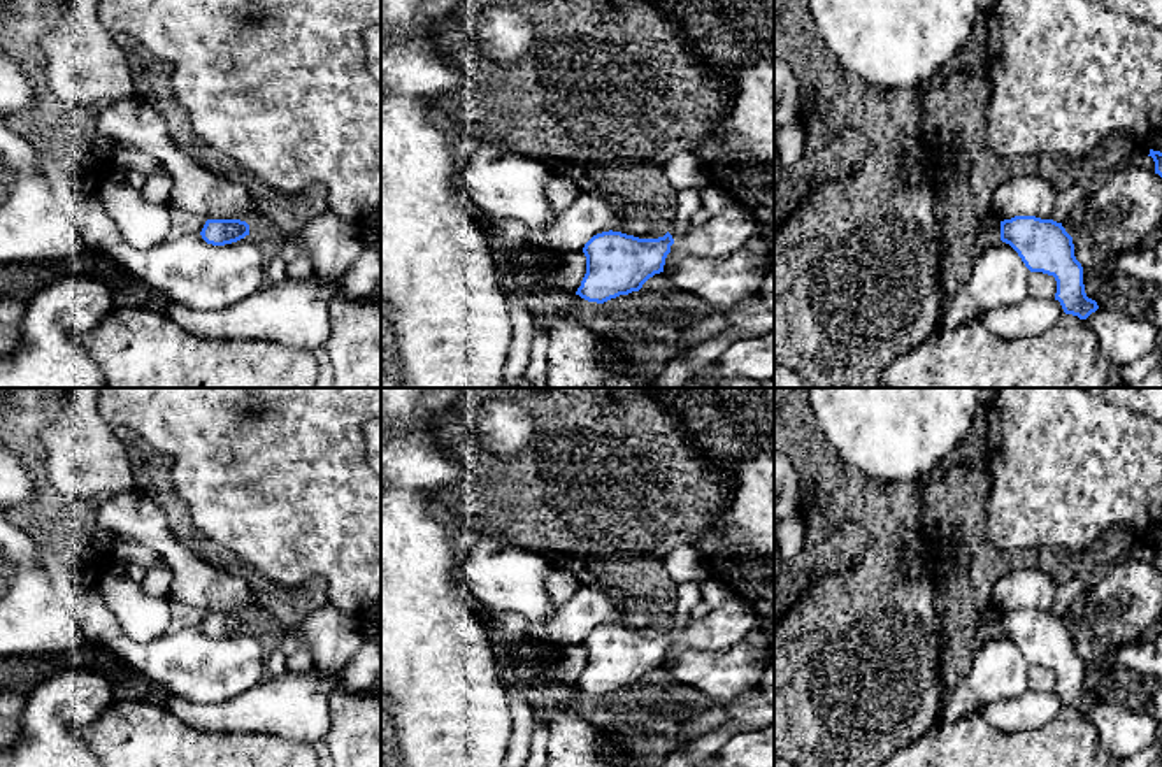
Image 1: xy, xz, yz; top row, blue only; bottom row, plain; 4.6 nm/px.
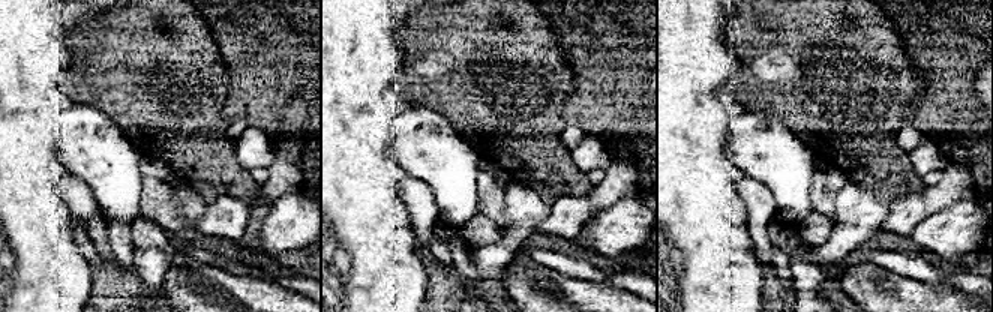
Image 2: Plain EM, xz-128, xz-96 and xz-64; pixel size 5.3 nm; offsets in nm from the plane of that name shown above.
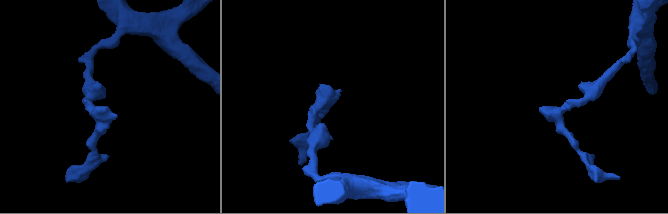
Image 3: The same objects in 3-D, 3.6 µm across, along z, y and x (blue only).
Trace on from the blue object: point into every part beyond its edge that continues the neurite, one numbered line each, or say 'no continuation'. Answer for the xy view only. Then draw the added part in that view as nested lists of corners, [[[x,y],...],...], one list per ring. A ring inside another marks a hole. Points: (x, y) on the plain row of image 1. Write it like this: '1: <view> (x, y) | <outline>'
no continuation

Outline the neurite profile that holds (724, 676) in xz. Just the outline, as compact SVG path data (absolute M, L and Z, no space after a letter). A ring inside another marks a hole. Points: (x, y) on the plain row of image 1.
M748 641L727 649L685 649L665 663L674 683L690 685L716 704L730 704L753 690L767 670L760 653Z

